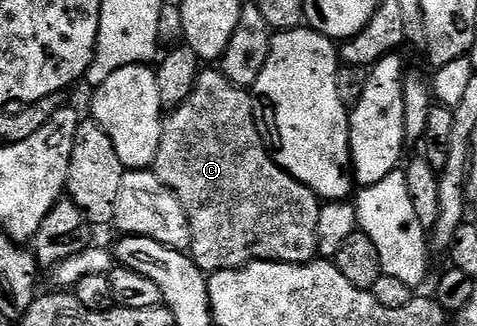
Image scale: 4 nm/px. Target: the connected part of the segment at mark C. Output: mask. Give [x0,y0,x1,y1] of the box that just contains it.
[150,69,322,273]

